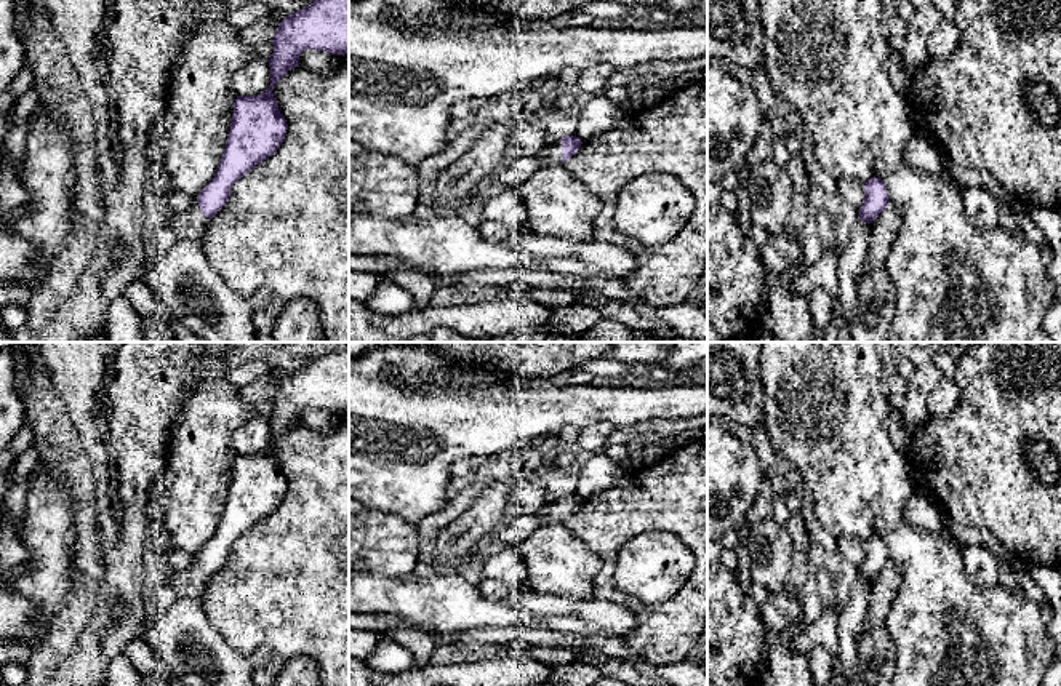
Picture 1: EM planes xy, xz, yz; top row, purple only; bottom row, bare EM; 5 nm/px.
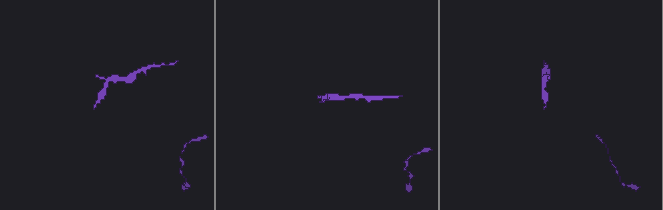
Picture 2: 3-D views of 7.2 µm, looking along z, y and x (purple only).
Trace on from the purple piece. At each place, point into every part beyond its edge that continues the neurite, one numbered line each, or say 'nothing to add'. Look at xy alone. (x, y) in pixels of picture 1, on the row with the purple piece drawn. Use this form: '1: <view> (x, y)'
1: xy (191, 224)

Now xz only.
1: xz (551, 154)

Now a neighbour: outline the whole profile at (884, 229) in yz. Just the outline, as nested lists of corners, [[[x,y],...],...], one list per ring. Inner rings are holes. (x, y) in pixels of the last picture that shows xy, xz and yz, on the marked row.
[[[893,203],[871,222],[871,237],[863,273],[887,267],[893,243],[898,238],[901,217]]]

